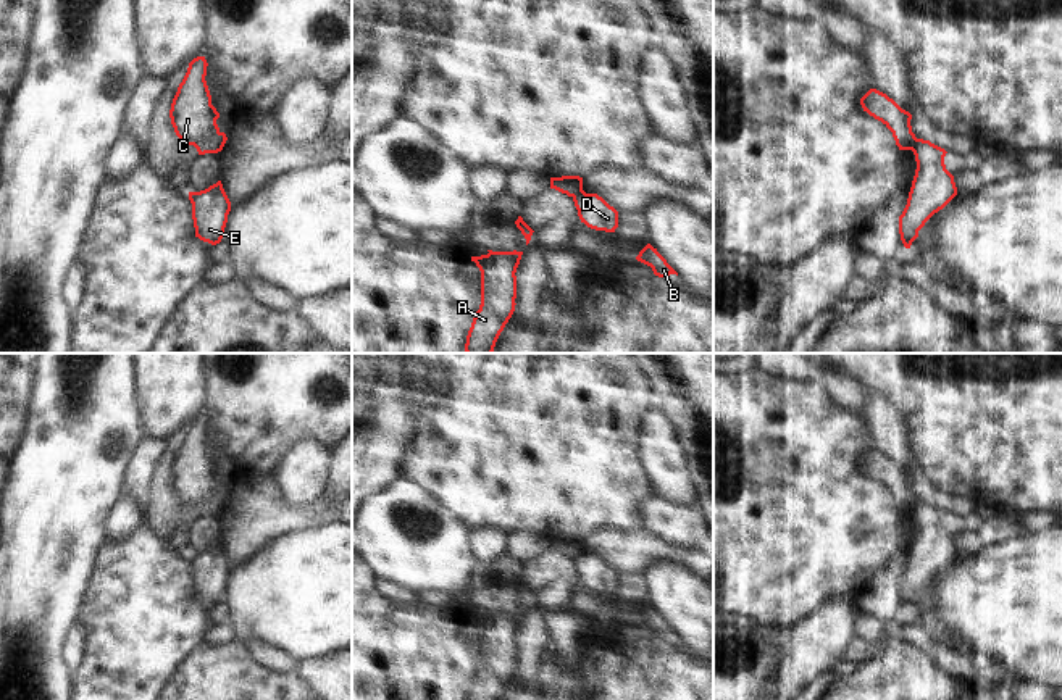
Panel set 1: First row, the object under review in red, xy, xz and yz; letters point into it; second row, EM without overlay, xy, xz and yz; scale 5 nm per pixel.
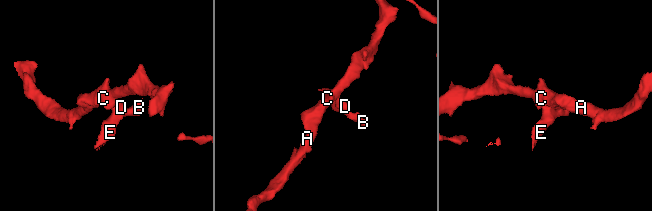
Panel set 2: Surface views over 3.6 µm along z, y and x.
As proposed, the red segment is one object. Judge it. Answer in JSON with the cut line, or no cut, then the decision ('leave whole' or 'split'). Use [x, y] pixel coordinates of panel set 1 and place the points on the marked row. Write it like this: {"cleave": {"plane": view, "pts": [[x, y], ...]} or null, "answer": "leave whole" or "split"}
{"cleave": {"plane": "yz", "pts": [[917, 139], [911, 149]]}, "answer": "split"}

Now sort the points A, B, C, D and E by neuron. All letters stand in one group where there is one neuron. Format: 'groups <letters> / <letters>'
groups A C / B D E

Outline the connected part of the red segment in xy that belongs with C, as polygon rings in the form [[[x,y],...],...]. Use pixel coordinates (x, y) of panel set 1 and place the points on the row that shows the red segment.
[[[197,56],[189,63],[169,110],[176,135],[182,144],[194,145],[199,155],[218,153],[226,139],[216,124],[220,113],[211,105],[205,81],[207,66],[205,56]]]

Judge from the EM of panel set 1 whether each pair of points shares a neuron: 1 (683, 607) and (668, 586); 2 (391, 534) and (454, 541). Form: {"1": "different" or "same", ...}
{"1": "same", "2": "same"}

